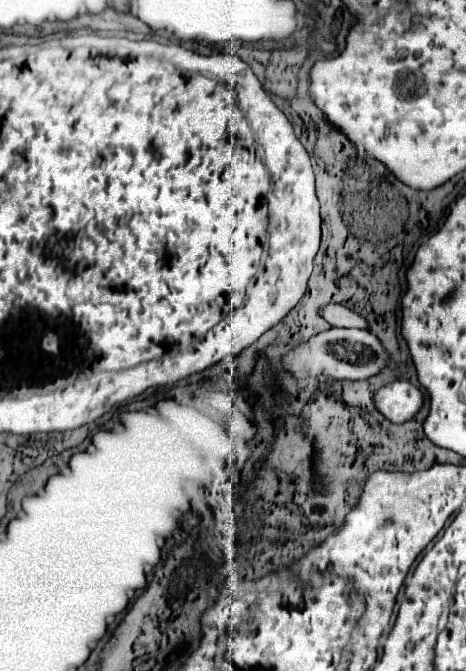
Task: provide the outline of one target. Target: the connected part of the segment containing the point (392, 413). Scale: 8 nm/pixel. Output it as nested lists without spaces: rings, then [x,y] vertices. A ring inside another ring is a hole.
[[[397,379],[383,385],[373,397],[375,409],[393,423],[403,423],[415,415],[423,405],[421,391],[409,381]]]

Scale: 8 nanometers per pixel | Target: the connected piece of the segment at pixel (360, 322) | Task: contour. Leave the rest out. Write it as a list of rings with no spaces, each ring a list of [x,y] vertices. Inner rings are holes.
[[[339,305],[339,309],[321,309],[321,317],[333,327],[359,327],[365,329],[365,319],[359,319],[357,313]]]

